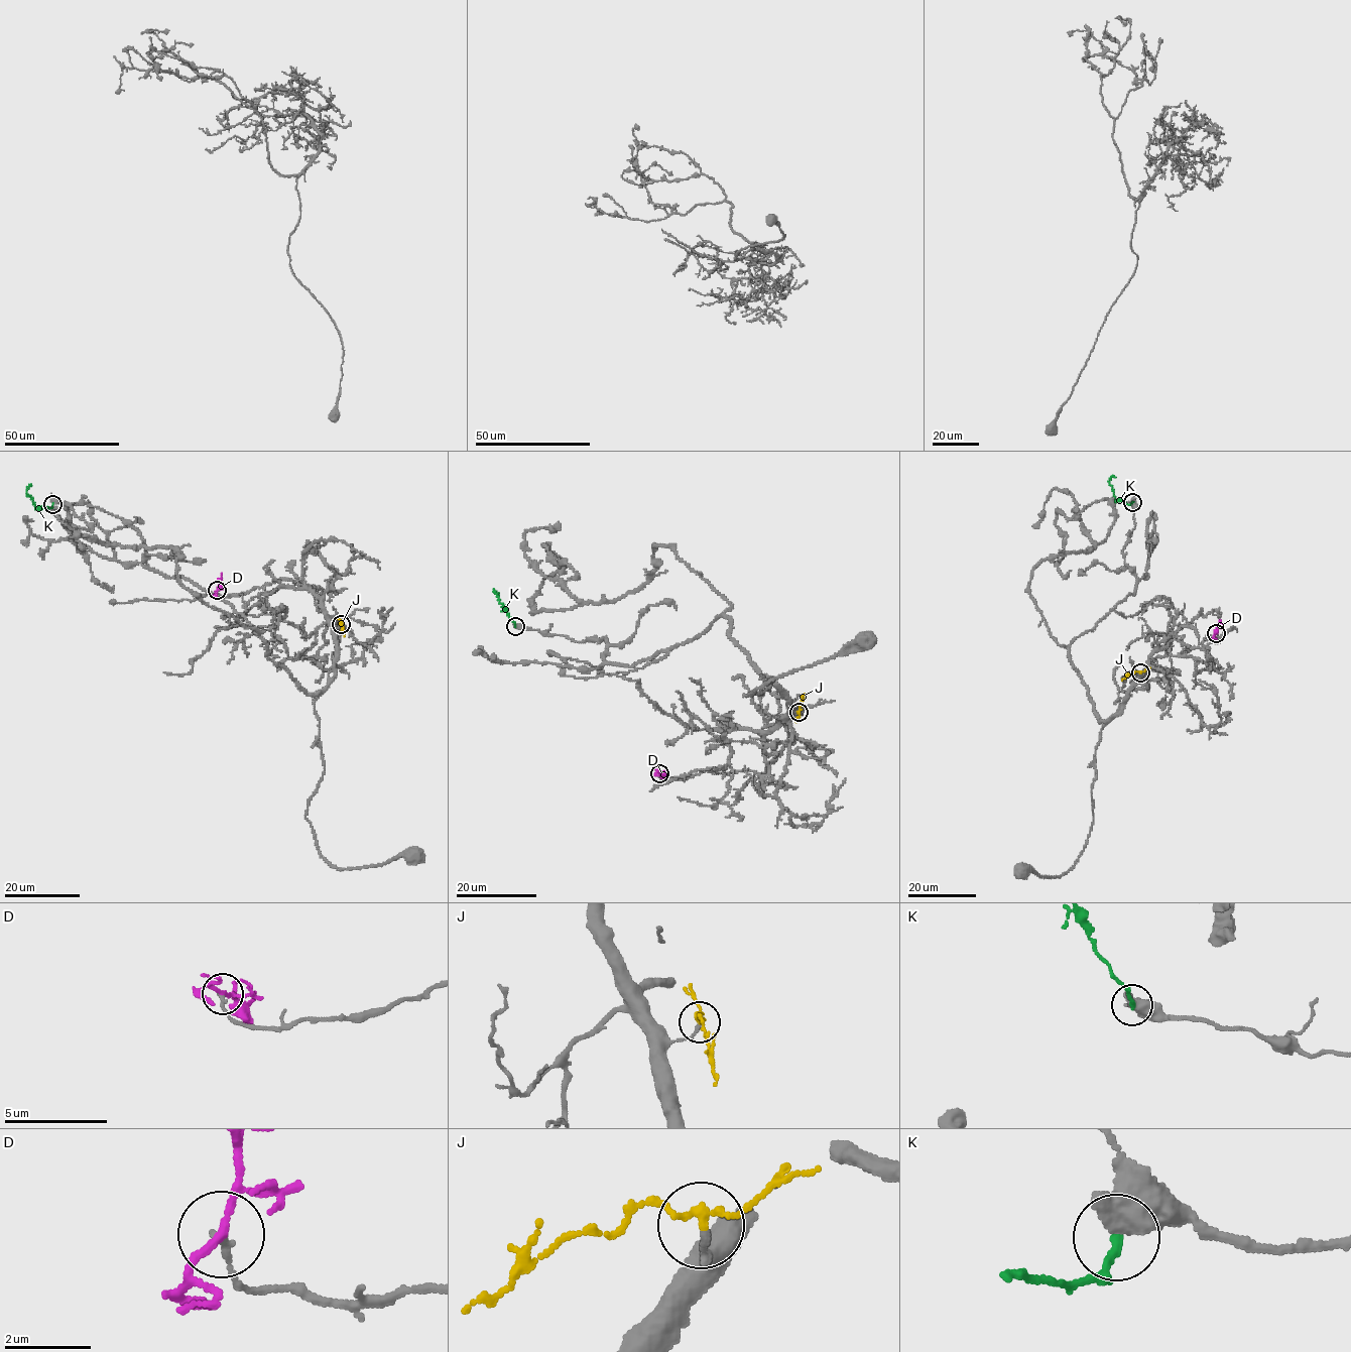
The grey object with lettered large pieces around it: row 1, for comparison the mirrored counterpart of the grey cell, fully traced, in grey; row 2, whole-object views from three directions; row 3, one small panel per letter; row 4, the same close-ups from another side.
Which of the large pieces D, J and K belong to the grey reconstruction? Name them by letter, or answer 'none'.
J

